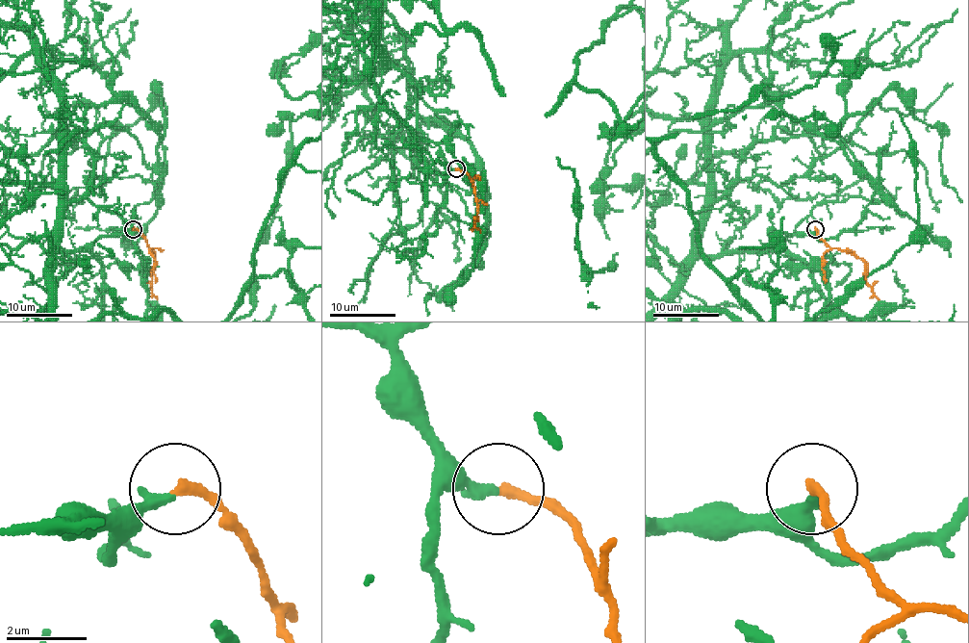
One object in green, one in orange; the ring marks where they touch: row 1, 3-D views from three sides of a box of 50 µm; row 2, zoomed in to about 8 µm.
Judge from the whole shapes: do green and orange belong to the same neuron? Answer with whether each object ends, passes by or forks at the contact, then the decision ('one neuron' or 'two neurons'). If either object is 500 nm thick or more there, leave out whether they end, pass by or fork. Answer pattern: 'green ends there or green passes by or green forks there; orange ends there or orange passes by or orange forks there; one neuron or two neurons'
green ends there; orange ends there; one neuron

